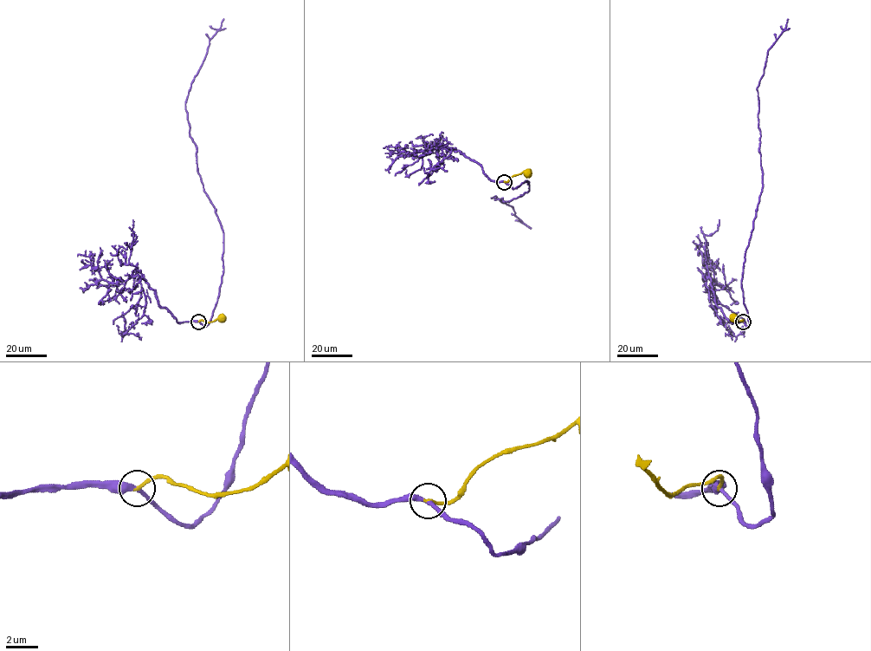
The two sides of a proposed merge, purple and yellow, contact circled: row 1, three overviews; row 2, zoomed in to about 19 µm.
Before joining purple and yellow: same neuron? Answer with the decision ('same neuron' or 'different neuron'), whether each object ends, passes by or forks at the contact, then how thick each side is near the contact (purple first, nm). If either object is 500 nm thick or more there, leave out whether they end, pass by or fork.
same neuron; purple passes by; yellow ends; calibres 280 and 200 nm

